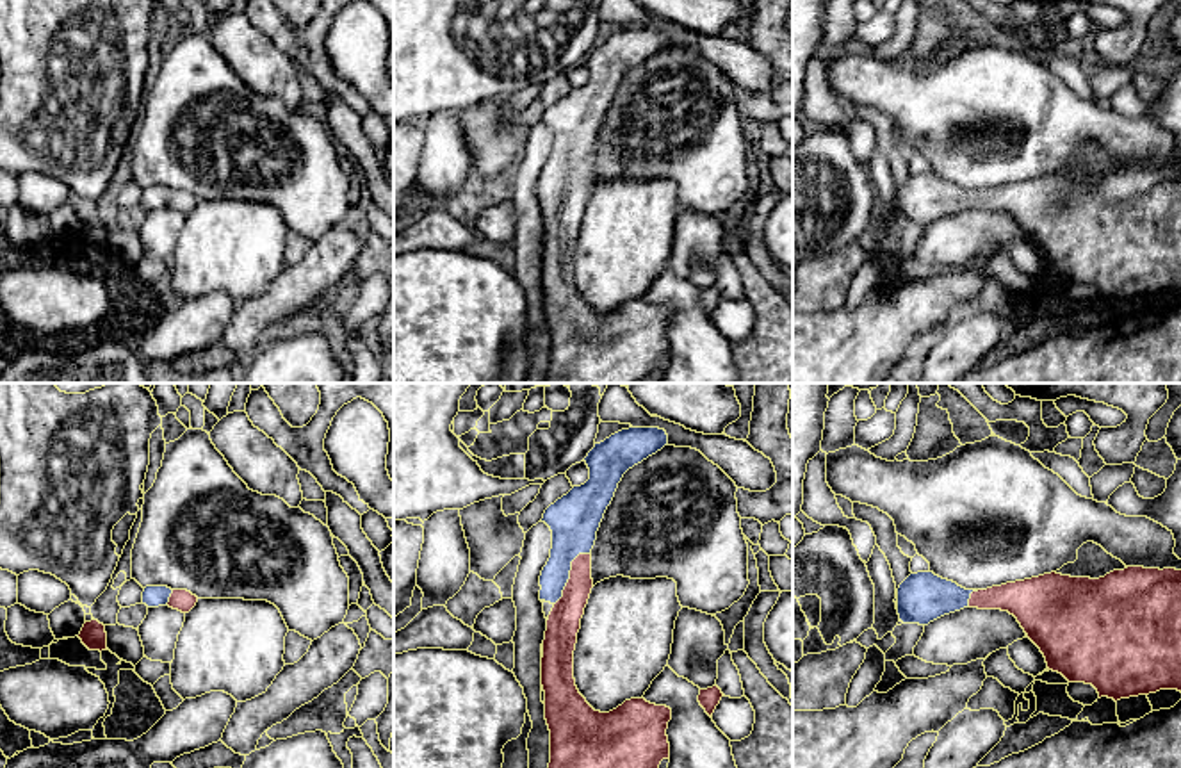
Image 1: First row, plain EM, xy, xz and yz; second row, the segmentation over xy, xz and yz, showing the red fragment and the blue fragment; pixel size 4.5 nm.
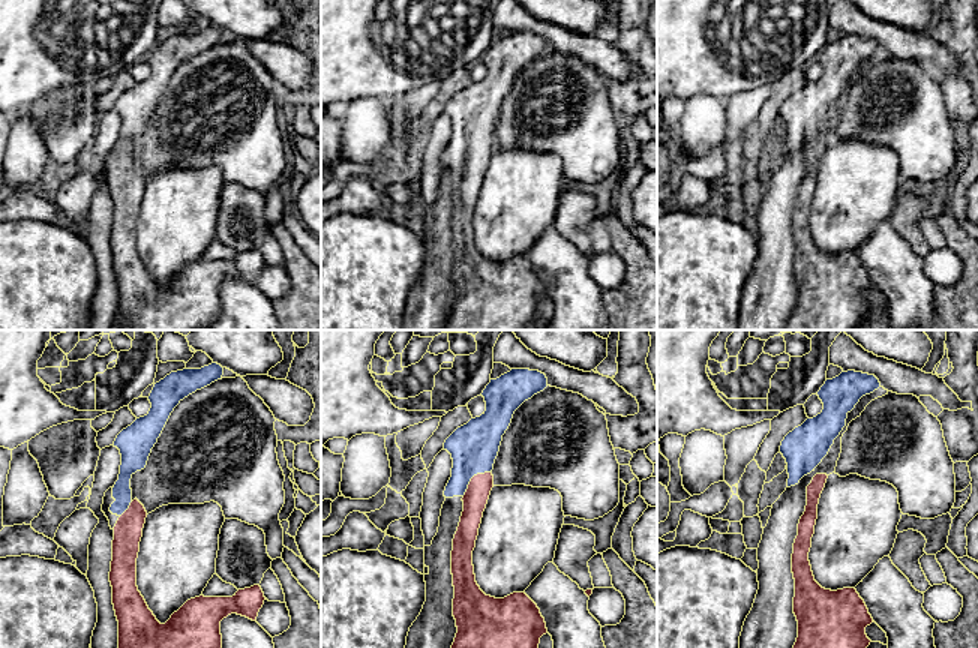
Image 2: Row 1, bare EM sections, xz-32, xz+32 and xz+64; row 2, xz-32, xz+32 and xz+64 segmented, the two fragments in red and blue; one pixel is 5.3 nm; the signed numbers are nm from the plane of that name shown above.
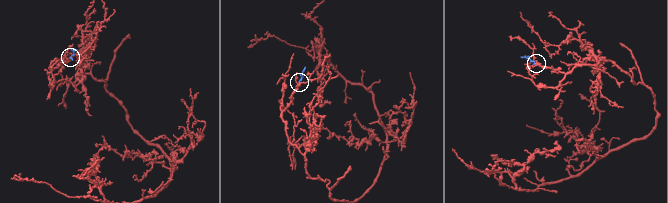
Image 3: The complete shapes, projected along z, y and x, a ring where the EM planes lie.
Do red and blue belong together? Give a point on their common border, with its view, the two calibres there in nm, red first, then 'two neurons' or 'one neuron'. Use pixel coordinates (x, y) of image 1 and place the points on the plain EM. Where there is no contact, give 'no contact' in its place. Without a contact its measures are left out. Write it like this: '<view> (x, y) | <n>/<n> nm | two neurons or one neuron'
xz (570, 177) | 150/220 nm | one neuron

